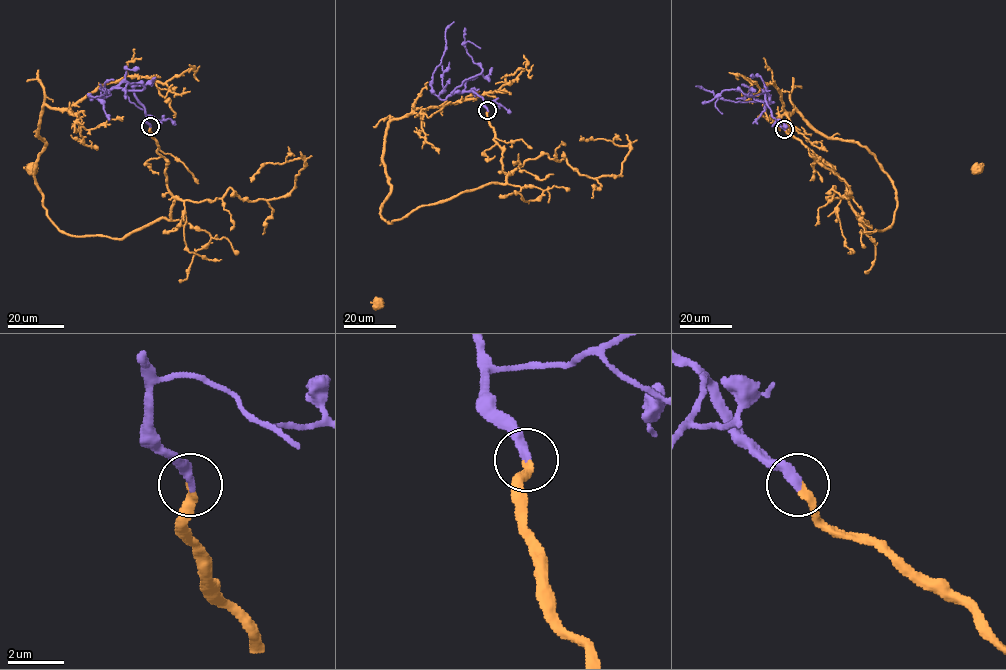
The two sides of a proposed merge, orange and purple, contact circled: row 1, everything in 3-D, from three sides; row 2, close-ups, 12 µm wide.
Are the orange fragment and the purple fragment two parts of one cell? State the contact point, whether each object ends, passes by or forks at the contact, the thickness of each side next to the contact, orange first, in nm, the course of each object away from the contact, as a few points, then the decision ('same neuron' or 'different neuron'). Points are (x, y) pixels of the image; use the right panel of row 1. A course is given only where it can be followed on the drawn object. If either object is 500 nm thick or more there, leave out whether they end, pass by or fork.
(784, 129) | orange ends | purple ends | 240/360 nm | orange via (784, 129), (845, 182), (851, 209), (867, 233), (888, 228), (893, 222), (897, 192), (976, 169) | purple via (784, 129), (766, 103), (766, 88), (768, 99), (773, 102), (719, 99), (713, 92), (696, 86) | same neuron

